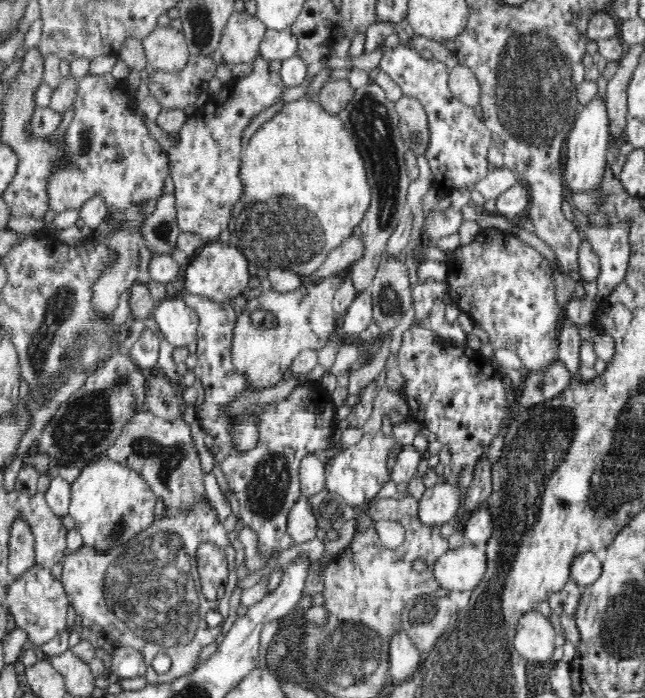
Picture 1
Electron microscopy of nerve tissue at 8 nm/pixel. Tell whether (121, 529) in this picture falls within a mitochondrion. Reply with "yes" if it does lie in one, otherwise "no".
yes

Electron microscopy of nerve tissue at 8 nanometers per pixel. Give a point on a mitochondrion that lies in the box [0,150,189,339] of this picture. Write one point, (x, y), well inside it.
(160, 231)

